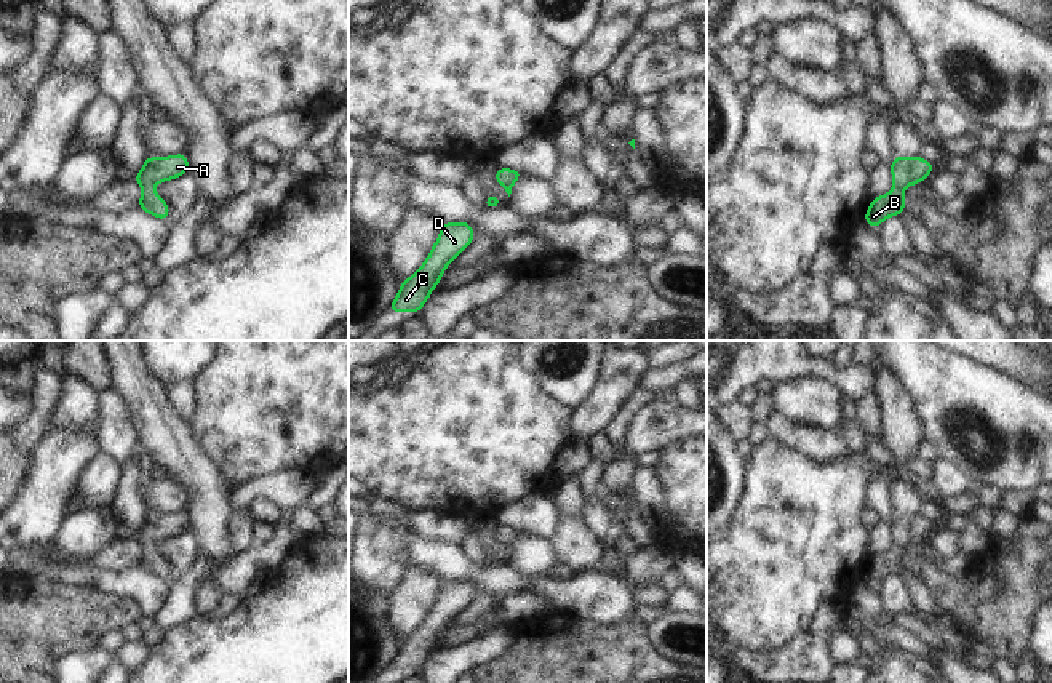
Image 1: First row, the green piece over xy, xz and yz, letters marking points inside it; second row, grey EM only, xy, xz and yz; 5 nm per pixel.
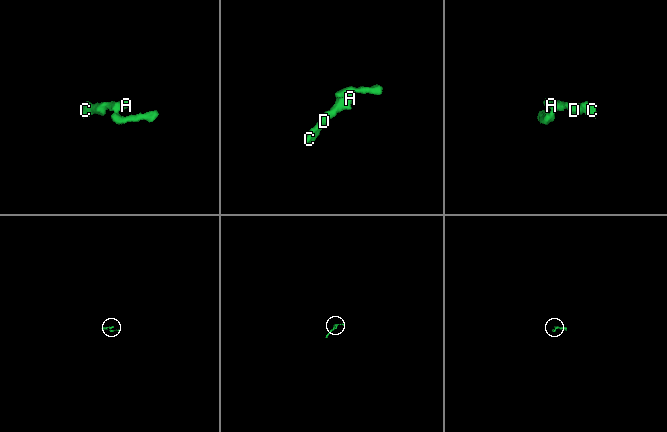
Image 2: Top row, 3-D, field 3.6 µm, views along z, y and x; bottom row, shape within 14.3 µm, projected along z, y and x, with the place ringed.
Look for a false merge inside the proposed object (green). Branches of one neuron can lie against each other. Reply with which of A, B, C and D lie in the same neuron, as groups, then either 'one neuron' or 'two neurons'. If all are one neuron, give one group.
groups A B C D; one neuron

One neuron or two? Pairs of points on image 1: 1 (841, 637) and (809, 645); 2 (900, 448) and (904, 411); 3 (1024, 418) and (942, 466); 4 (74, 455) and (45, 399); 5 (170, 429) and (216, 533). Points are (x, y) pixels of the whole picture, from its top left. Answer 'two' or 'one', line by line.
1: two
2: one
3: two
4: two
5: one

